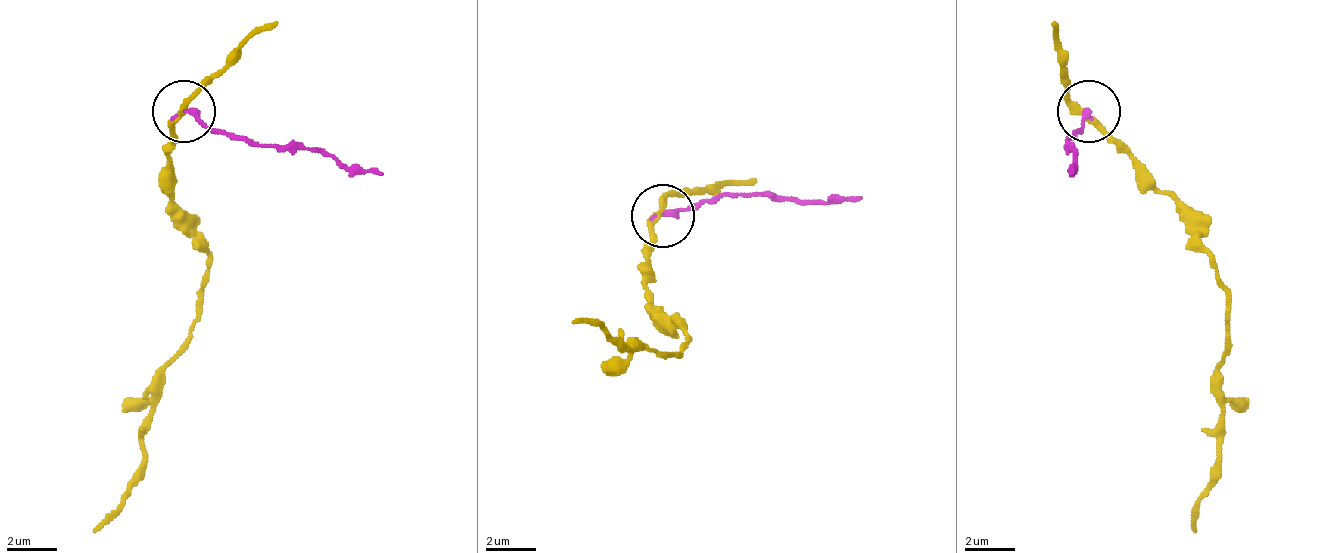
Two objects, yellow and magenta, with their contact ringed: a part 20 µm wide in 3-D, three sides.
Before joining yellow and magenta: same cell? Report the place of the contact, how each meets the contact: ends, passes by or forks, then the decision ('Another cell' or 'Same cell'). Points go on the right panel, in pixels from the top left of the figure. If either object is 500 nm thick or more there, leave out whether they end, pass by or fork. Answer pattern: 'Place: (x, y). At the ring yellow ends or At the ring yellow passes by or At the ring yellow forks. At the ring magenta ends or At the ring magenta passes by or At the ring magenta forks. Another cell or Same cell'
Place: (1089, 111). At the ring yellow passes by. At the ring magenta ends. Another cell

